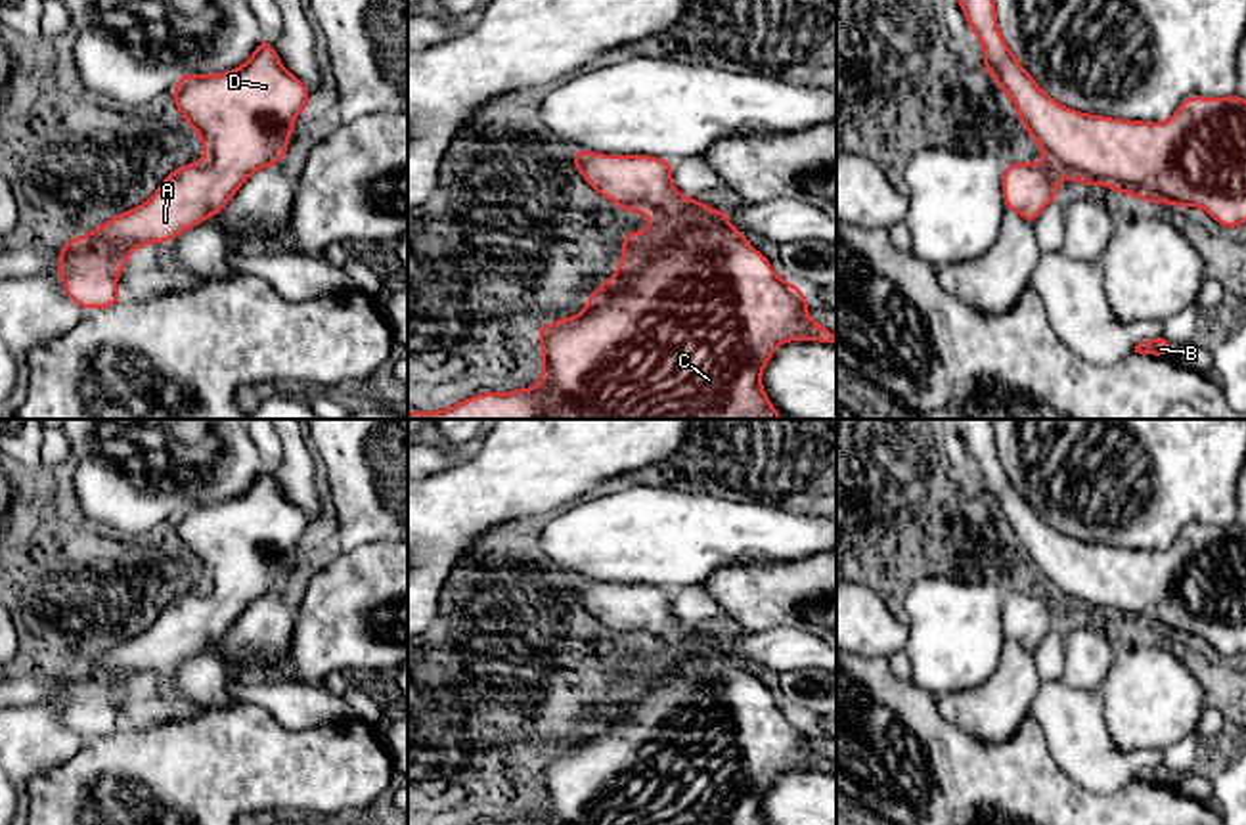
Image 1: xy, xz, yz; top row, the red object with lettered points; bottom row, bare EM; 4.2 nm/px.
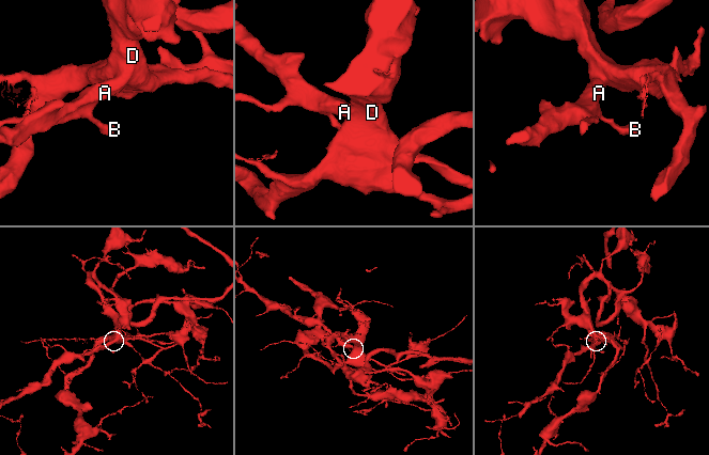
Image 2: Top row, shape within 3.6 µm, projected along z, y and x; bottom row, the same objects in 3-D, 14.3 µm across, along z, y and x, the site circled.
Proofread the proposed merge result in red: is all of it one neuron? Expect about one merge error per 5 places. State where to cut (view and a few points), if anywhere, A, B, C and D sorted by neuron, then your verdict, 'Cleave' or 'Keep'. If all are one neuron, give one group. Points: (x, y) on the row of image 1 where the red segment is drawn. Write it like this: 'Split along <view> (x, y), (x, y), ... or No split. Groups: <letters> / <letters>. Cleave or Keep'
No split. Groups: A B C D. Keep

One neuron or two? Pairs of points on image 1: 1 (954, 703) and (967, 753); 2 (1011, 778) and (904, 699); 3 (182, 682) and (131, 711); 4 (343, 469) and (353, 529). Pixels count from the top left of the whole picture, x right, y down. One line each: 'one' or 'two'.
1: two
2: one
3: two
4: one

